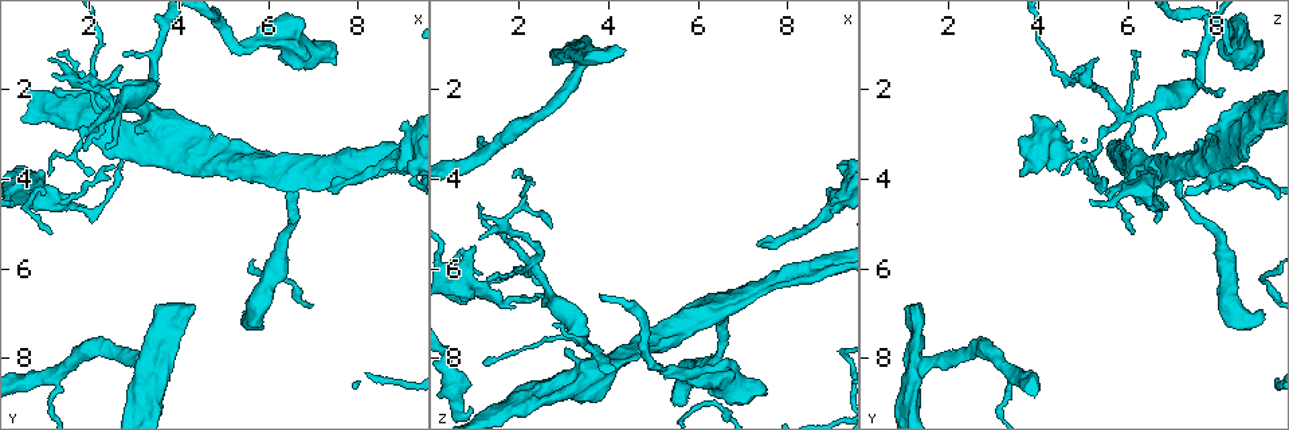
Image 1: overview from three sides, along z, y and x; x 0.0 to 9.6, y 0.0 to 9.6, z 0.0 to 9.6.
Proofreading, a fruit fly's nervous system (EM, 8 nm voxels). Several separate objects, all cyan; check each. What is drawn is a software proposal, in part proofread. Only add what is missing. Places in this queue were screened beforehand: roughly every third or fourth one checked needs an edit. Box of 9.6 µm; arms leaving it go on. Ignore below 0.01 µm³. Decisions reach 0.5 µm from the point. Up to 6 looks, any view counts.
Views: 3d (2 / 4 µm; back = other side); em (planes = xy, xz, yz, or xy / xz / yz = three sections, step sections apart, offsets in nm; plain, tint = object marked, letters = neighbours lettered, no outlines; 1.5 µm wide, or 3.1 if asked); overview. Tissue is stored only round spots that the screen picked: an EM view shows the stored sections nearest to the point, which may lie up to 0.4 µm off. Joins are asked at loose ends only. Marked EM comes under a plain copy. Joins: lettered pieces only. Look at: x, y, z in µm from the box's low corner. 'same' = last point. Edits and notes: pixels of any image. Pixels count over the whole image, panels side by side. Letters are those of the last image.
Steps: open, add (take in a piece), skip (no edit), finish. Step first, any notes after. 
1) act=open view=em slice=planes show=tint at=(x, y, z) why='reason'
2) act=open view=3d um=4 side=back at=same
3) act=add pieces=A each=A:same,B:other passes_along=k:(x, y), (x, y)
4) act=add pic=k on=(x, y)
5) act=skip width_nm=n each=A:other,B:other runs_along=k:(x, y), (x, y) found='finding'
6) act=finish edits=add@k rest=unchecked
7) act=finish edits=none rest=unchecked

act=open view=em slice=planes show=letters at=(4.60, 2.85, 8.00) why='thick end'

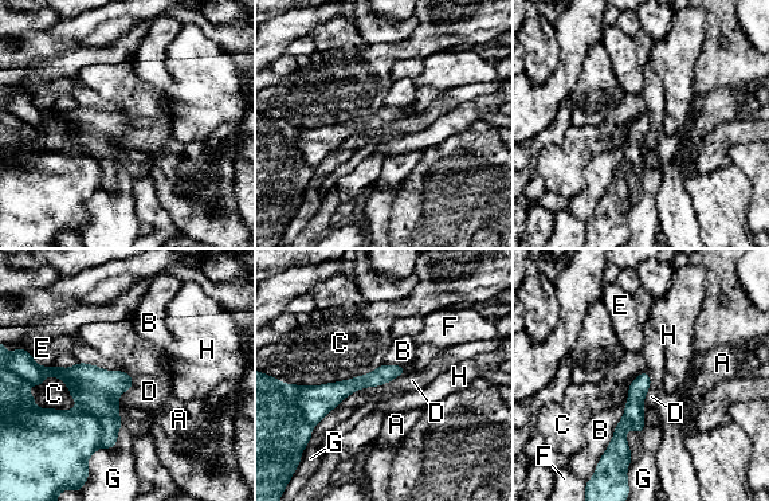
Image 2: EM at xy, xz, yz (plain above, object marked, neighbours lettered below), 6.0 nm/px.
act=skip each=A:other,B:other,C:other,D:other,E:other,F:other,G:other,H:other border=2:(624, 408), (624, 415), (599, 461) found='none of them fits'

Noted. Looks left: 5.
act=open view=em slice=planes show=letters at=(7.50, 1.45, 8.80) why='branch stops here'

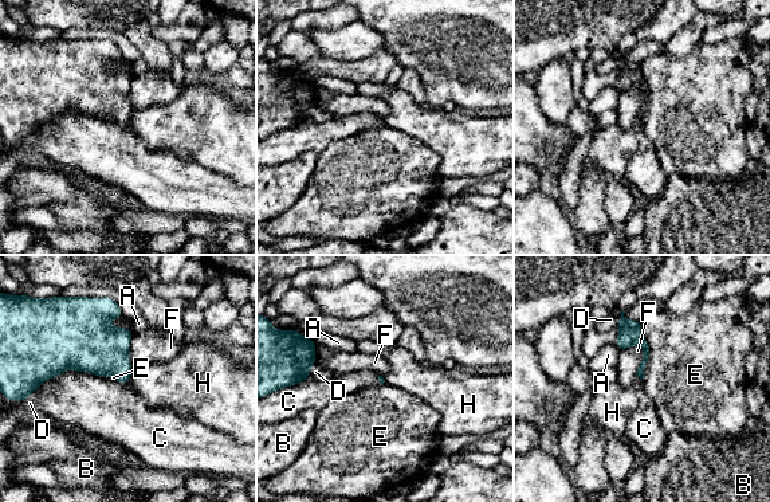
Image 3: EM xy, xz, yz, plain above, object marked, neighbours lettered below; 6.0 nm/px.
act=skip each=A:other,B:other,C:other,D:other,E:other,F:other,H:other border=3:(640, 322), (648, 346), (643, 377) found='none of them fits'

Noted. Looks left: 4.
act=open view=em slice=planes show=letters at=(7.35, 4.20, 5.50) why='an open end'

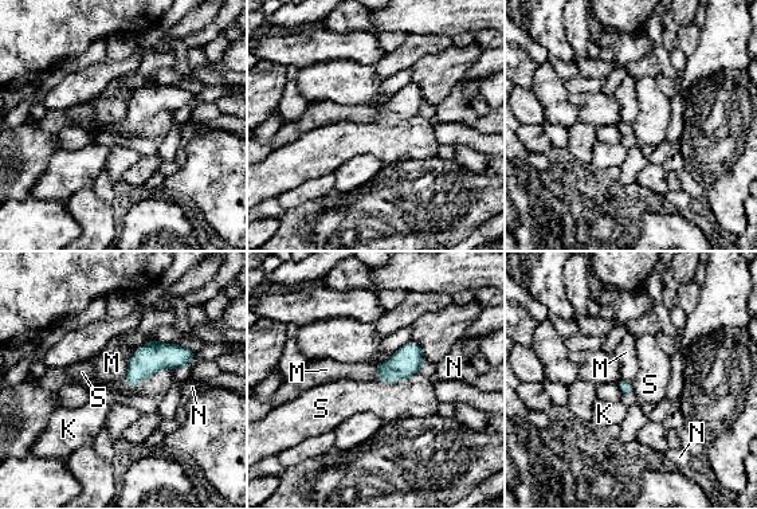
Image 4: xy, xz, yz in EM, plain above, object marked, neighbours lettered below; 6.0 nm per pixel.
act=skip each=K:other,M:other,N:other,S:other border=4:(172, 369), (125, 384) found='none of them fits'

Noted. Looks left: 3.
act=finish edits=none rest=unchecked

